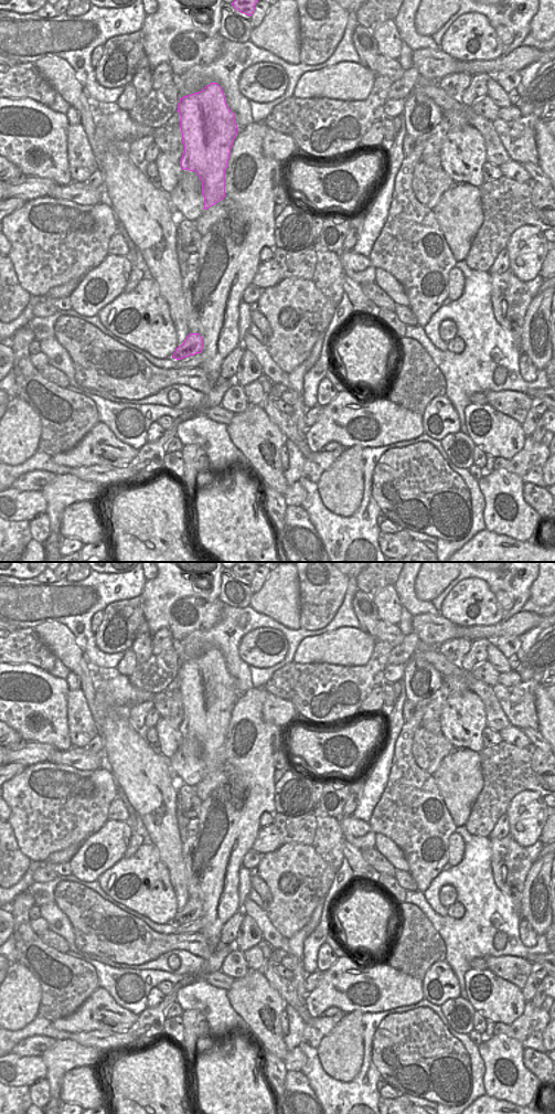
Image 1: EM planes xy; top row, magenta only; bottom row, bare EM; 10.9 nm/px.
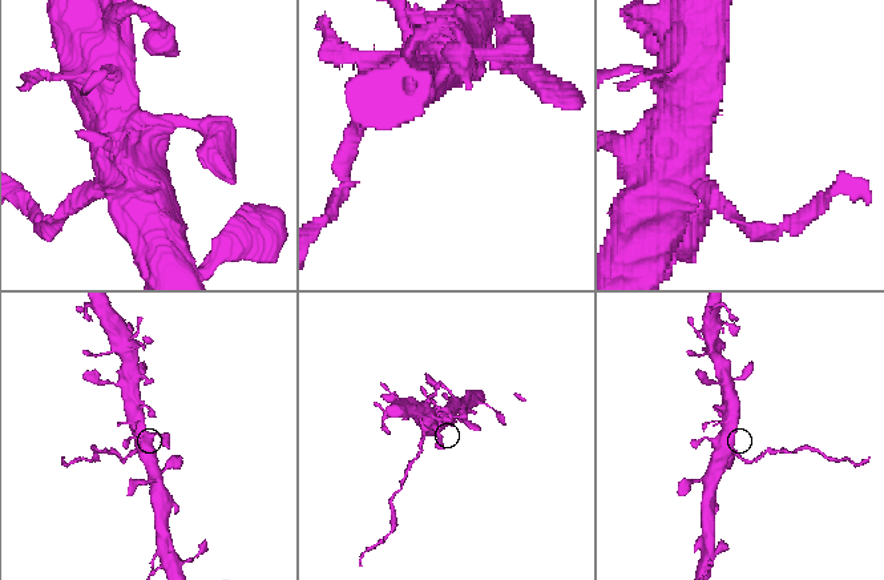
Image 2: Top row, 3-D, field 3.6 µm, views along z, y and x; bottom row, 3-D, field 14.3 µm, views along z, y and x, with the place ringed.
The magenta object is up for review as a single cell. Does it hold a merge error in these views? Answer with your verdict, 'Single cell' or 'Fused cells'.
Fused cells

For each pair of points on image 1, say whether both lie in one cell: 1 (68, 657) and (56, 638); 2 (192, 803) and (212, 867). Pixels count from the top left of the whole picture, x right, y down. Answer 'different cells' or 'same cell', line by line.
1: same cell
2: different cells

